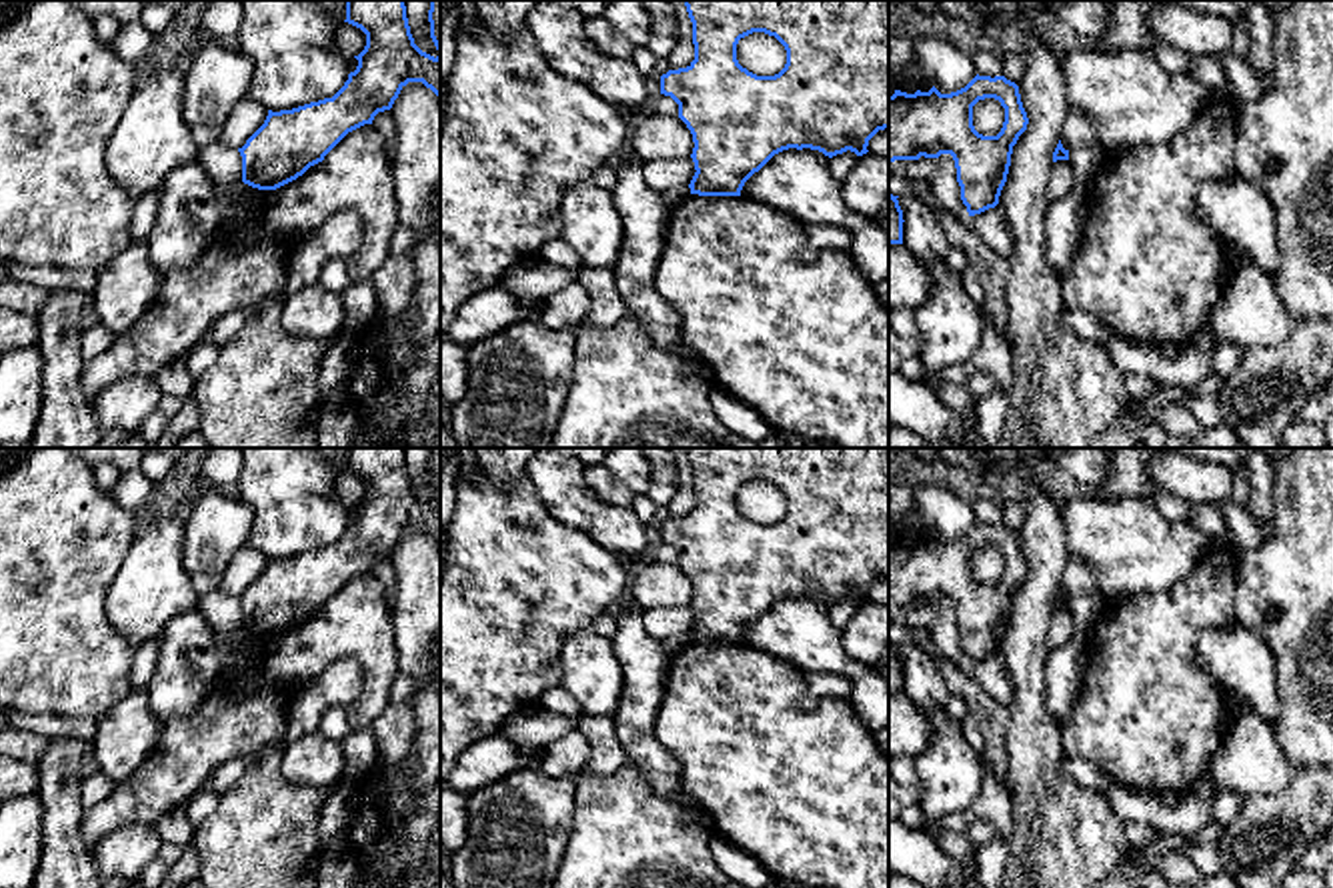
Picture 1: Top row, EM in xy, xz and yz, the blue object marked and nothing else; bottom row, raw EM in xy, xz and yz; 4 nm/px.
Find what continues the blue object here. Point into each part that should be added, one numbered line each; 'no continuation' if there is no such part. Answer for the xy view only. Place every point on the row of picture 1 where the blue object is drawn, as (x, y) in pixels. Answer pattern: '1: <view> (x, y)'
no continuation

